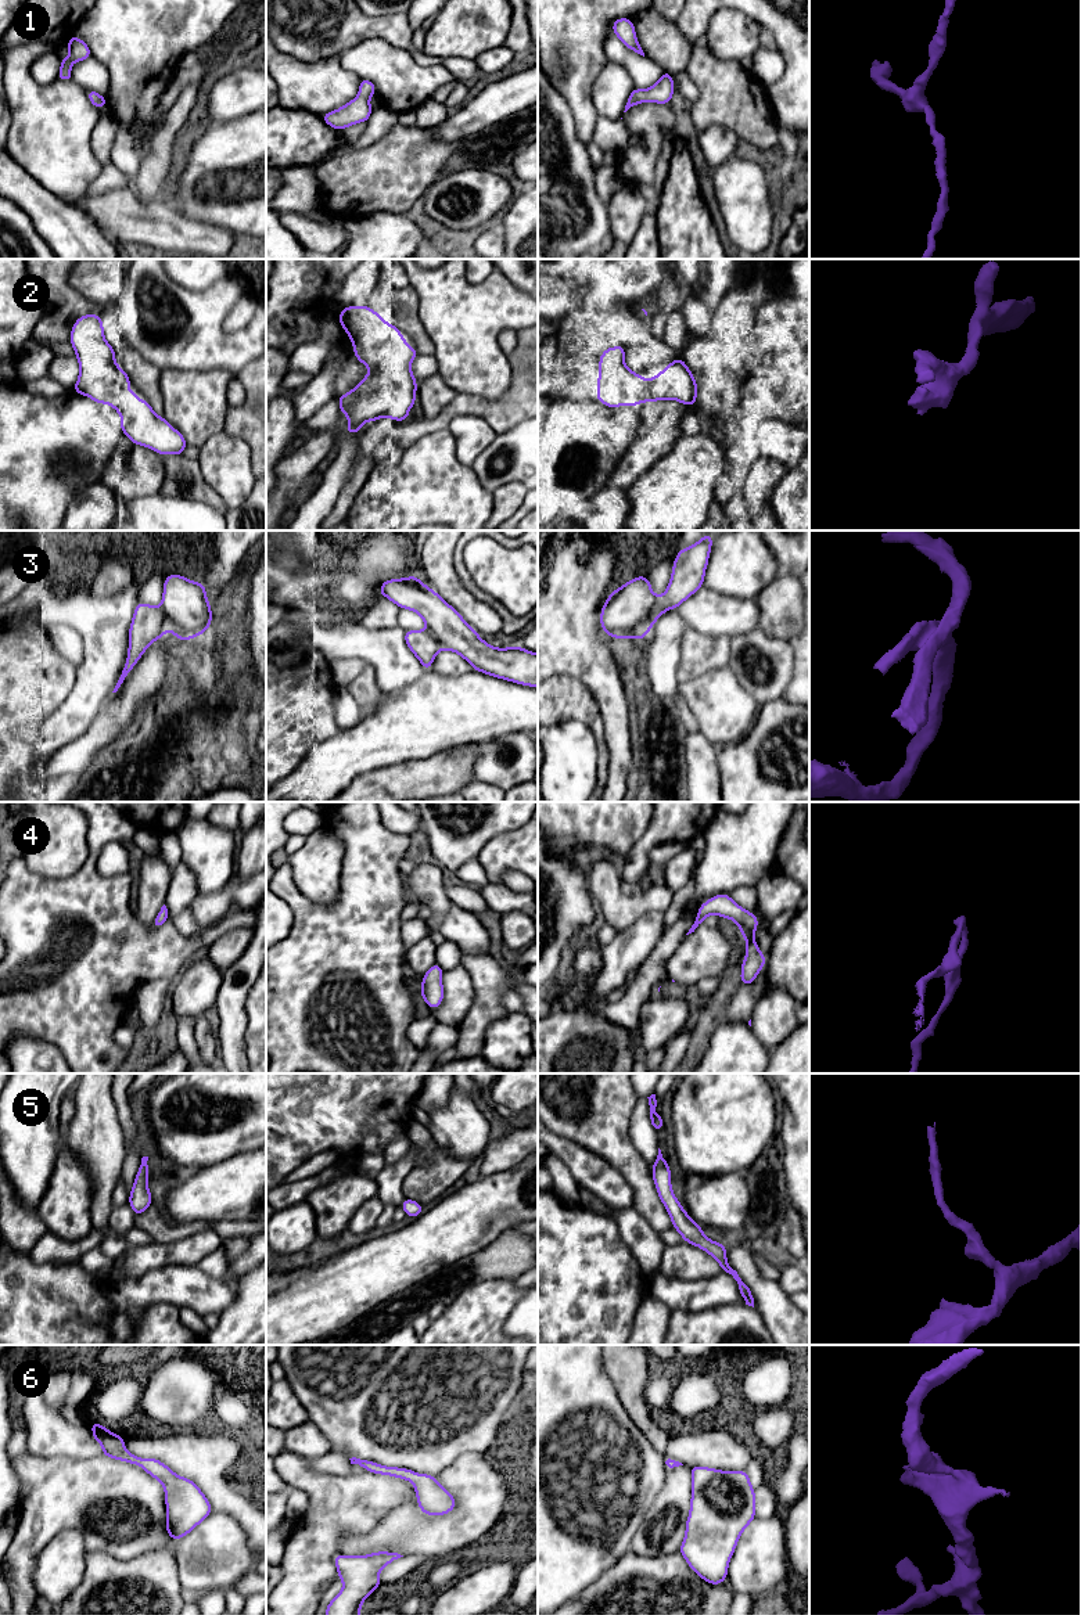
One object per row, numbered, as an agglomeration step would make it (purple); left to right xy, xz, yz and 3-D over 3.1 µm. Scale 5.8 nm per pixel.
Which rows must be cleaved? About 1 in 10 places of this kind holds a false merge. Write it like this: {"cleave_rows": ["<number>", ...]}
{"cleave_rows": []}

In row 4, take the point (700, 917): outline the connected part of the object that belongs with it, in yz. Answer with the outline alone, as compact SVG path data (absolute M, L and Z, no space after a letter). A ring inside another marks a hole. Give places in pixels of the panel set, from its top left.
M722 893L708 899L698 907L696 921L686 935L694 932L700 924L704 924L705 917L710 914L735 920L740 928L747 943L746 958L741 963L740 983L751 985L766 963L766 957L759 952L759 947L754 940L758 918L754 913L747 911L735 903L729 895Z

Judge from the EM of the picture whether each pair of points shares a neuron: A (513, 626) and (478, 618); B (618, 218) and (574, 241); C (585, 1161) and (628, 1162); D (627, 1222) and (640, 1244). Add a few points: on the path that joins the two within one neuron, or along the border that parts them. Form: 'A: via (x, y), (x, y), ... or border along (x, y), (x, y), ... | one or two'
A: border along (480, 601), (489, 605), (499, 615), (502, 630) | two
B: border along (606, 204), (610, 230) | two
C: border along (582, 1144), (603, 1157), (631, 1187) | two
D: via (632, 1227), (635, 1240) | one

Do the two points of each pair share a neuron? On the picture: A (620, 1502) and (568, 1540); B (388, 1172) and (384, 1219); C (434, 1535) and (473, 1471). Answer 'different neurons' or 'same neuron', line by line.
A: same neuron
B: same neuron
C: same neuron

